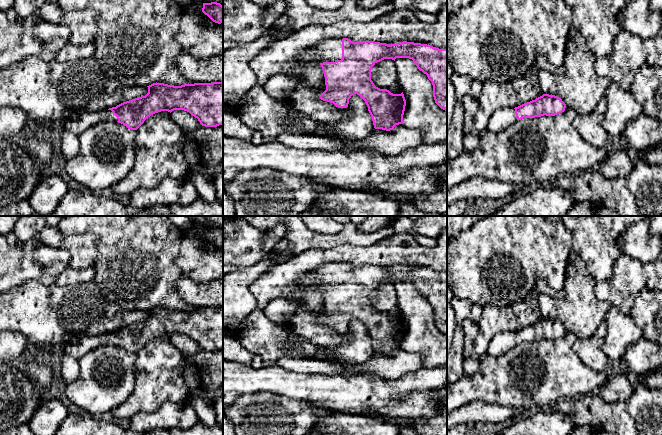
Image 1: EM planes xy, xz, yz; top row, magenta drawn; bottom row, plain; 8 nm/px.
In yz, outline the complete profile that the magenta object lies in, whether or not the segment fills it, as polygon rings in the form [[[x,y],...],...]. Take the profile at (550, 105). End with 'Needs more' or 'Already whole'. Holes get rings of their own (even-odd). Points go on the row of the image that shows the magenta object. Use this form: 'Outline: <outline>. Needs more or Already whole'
Outline: [[[555,95],[542,96],[515,108],[499,108],[490,117],[487,130],[501,132],[517,120],[541,116],[555,116],[565,111],[566,104]]]. Needs more

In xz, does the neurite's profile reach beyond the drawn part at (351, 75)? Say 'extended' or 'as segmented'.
extended

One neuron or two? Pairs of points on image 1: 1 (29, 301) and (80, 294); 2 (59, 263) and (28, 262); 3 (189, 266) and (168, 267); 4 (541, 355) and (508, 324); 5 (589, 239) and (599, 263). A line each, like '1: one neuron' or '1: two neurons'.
1: one neuron
2: one neuron
3: two neurons
4: two neurons
5: one neuron

